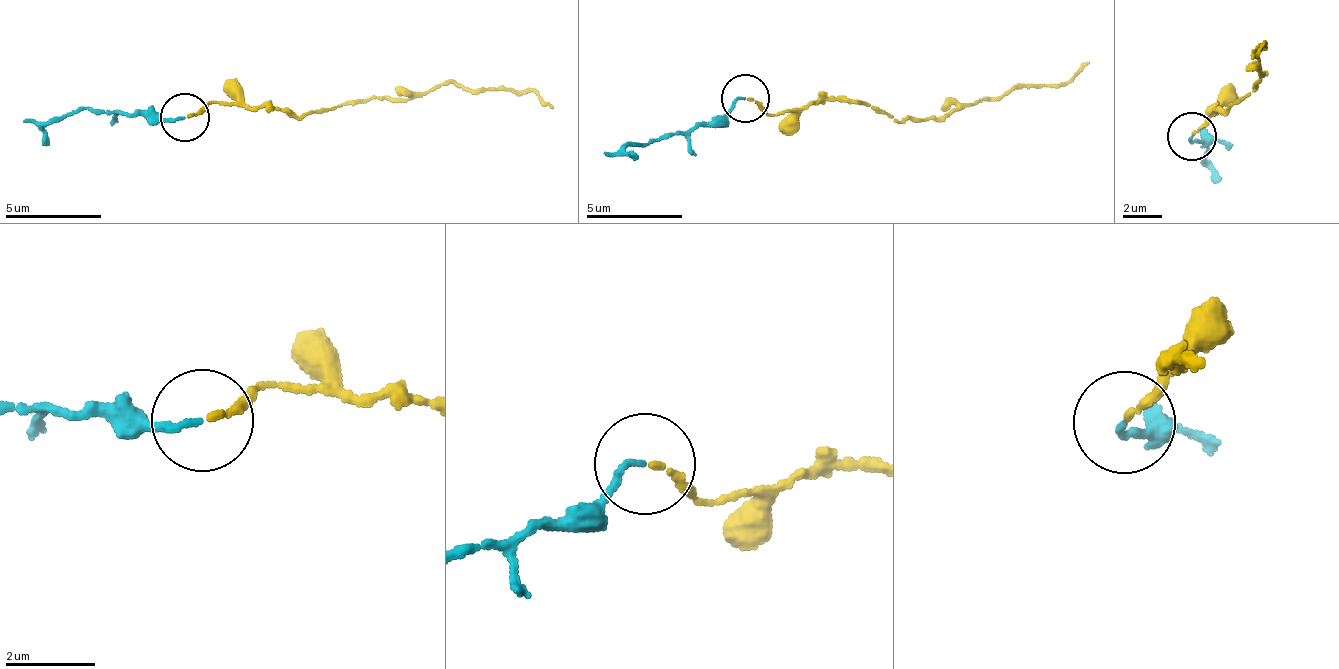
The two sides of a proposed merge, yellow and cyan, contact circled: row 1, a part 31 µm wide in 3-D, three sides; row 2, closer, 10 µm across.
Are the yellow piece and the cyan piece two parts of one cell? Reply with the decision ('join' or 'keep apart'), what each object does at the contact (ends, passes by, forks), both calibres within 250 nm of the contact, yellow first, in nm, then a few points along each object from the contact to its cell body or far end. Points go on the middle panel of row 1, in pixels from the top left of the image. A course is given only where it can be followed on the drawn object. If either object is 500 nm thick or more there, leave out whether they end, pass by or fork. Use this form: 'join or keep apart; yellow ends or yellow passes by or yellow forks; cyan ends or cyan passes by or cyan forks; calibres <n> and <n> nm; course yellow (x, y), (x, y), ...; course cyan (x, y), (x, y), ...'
join; yellow ends; cyan ends; calibres 140 and 130 nm; course yellow (746, 99), (768, 113), (867, 103), (895, 121), (942, 115), (980, 100), (1069, 85), (1089, 63); course cyan (746, 99), (684, 131), (635, 142), (626, 149), (639, 156)

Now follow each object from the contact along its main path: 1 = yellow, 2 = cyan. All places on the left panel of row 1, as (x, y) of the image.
1: (185, 119), (210, 102), (311, 115), (338, 104), (439, 86), (532, 92), (552, 109)
2: (185, 119), (115, 111), (60, 115), (43, 130), (49, 147)

